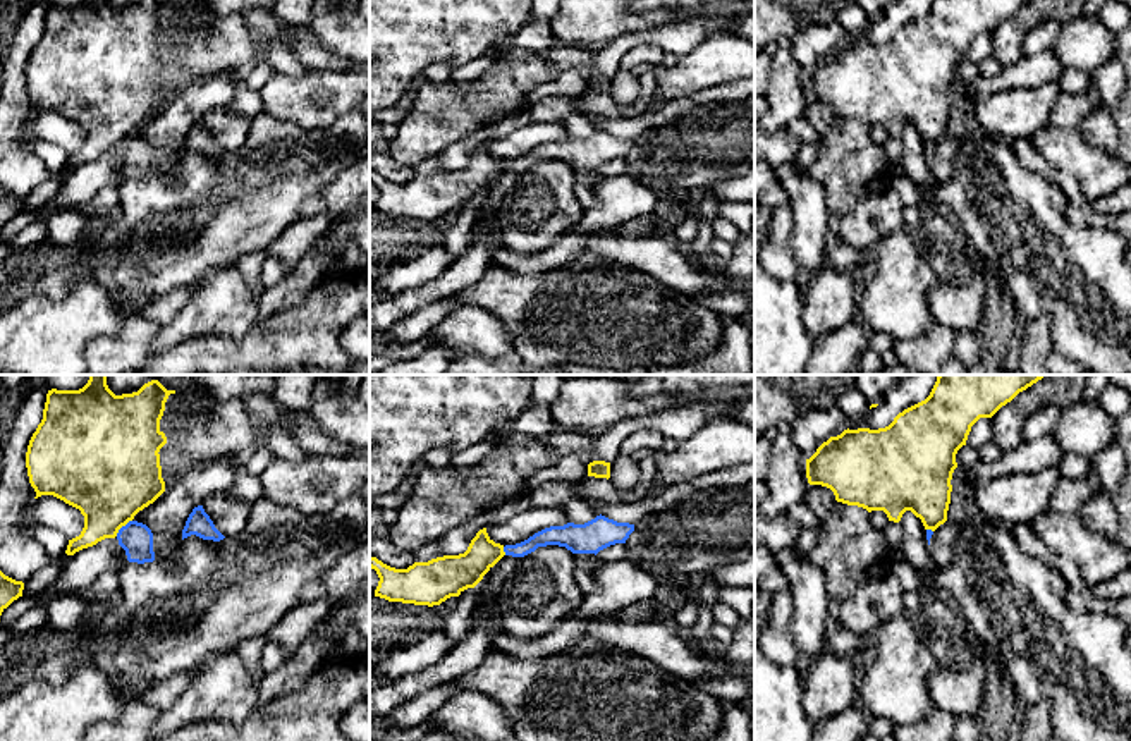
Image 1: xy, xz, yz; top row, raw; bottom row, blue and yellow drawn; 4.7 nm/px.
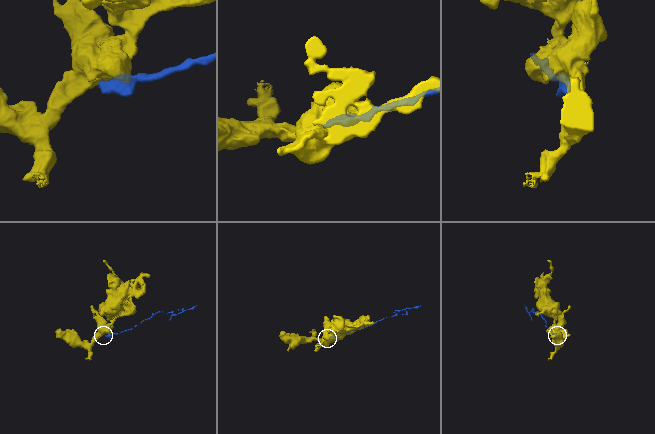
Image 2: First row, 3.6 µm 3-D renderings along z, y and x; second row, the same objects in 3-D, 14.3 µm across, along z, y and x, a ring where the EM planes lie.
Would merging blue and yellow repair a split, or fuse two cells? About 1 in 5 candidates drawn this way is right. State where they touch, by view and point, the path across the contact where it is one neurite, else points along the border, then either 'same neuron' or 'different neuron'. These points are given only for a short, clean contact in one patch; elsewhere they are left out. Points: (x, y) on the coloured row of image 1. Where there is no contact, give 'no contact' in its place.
meets blue in xy at (122, 526); border along xy (131, 520), (116, 535); different neuron

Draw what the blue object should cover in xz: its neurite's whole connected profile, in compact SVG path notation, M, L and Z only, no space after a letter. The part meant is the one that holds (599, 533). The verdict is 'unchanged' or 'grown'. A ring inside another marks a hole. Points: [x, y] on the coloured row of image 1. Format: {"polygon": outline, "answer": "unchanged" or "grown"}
{"polygon": "M600 514L584 524L567 523L564 526L550 526L521 543L505 545L505 555L493 567L490 567L490 571L476 585L478 610L490 603L505 576L514 569L516 557L524 557L535 552L538 547L547 545L566 547L572 554L596 555L600 550L610 545L626 543L633 531L634 524L617 523Z", "answer": "grown"}

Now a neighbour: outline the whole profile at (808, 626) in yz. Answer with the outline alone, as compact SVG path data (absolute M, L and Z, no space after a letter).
M798 557L782 566L792 597L789 633L798 653L818 657L827 648L828 595L825 574L811 557Z

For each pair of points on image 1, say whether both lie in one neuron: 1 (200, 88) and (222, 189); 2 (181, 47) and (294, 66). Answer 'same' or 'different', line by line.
1: different
2: same

